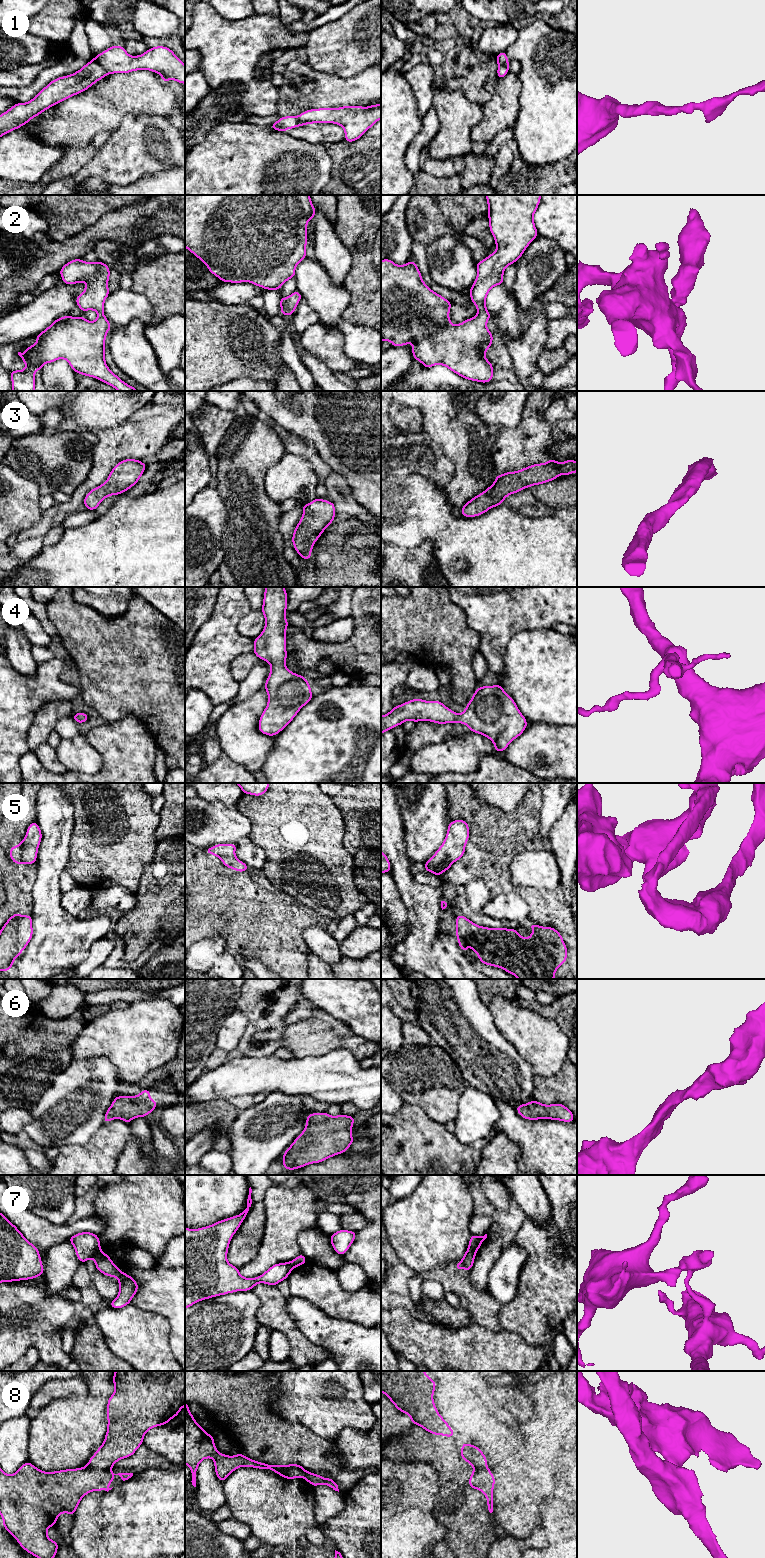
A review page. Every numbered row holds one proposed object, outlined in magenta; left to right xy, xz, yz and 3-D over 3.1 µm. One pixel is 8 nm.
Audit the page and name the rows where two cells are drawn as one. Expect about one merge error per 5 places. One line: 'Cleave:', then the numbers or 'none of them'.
Cleave: 1, 7, 8

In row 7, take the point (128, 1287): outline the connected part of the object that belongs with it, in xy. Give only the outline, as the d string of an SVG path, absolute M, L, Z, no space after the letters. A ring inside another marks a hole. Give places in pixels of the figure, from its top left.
M100 1248L95 1251L92 1259L98 1271L109 1277L116 1277L119 1281L118 1296L110 1302L110 1306L115 1309L120 1309L130 1304L132 1298L138 1291L138 1283L135 1279L123 1273Z

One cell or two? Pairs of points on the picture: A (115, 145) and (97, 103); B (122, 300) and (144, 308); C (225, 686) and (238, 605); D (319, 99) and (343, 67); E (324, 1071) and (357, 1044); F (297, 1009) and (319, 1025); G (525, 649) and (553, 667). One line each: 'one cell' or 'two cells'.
A: two cells
B: one cell
C: one cell
D: two cells
E: two cells
F: two cells
G: one cell

